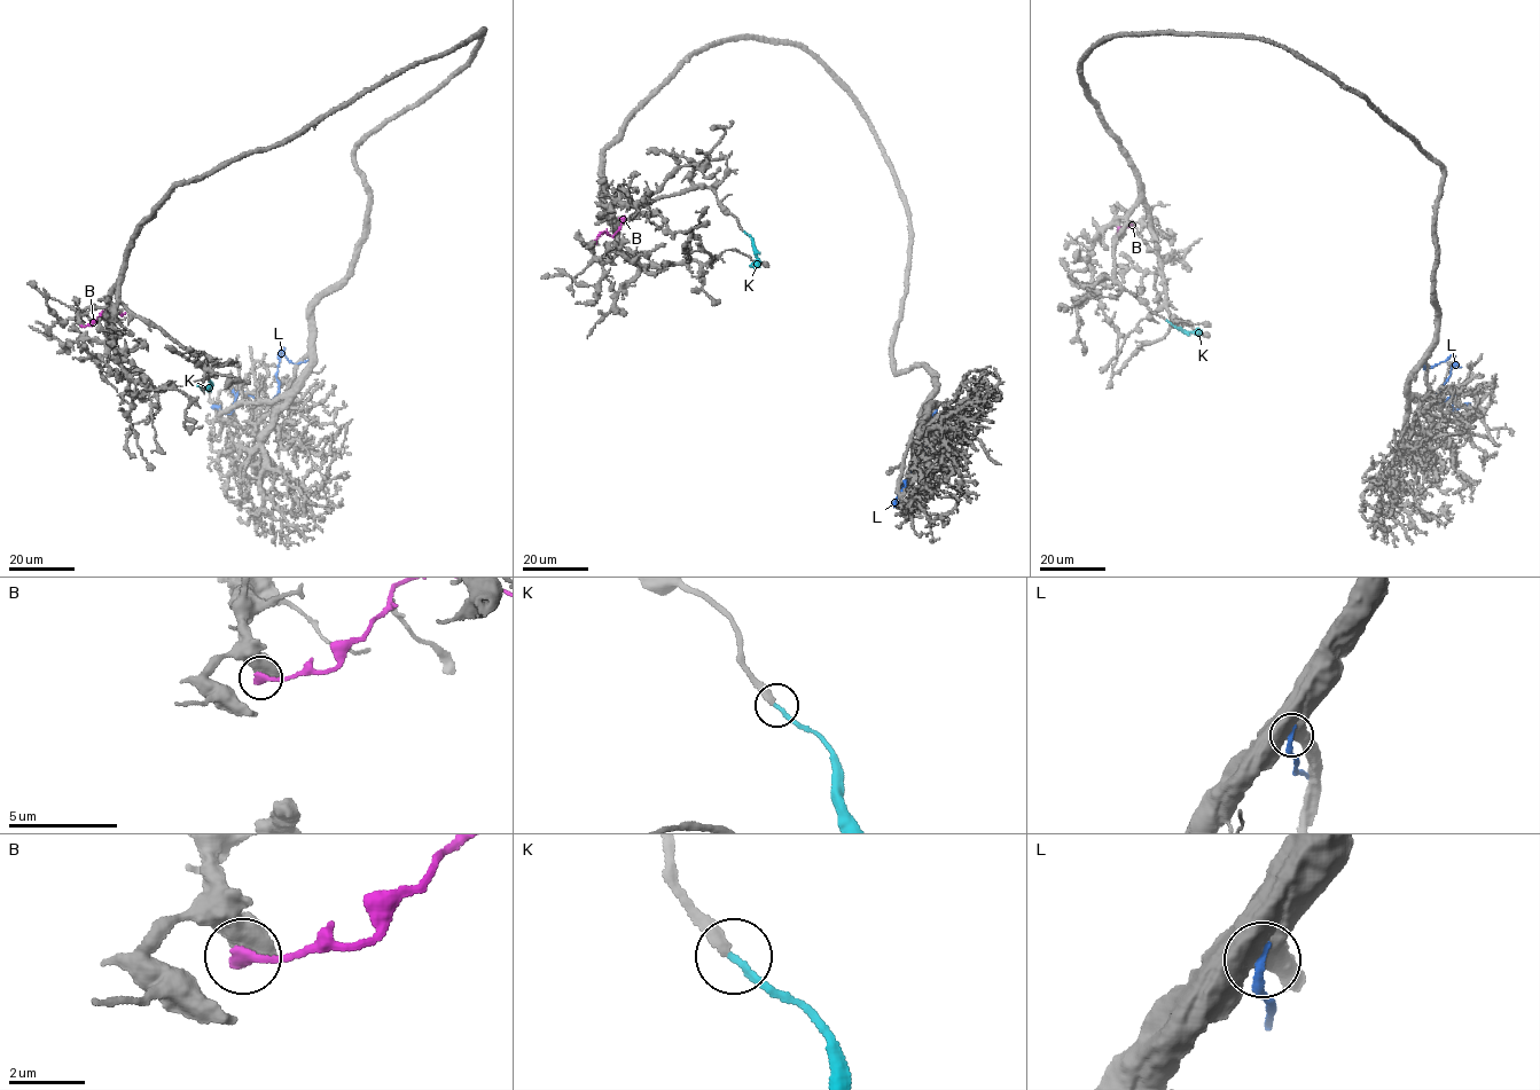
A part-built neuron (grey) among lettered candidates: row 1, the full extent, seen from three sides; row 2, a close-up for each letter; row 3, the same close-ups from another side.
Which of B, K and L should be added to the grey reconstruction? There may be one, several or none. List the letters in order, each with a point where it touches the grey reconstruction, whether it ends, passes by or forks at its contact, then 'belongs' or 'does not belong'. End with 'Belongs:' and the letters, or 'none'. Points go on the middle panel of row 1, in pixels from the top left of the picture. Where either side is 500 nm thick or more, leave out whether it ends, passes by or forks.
B: contact (595, 243); does not belong
K: contact (743, 232); it ends; belongs
L: contact (936, 409); does not belong
Belongs: K

